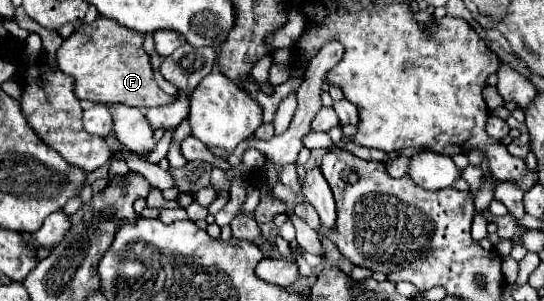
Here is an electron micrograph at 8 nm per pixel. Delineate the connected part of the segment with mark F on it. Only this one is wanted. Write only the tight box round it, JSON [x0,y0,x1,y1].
[57,16,175,108]

